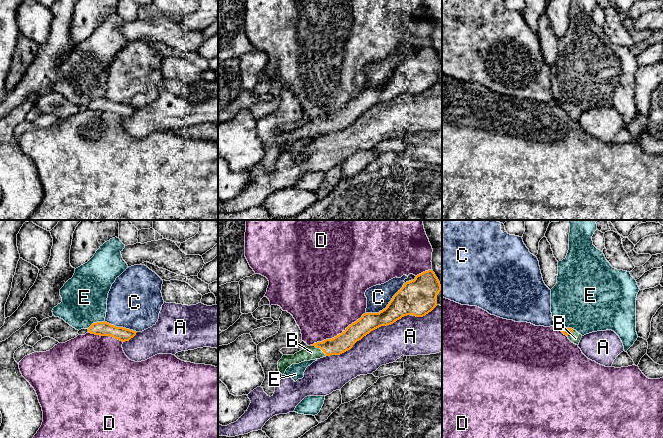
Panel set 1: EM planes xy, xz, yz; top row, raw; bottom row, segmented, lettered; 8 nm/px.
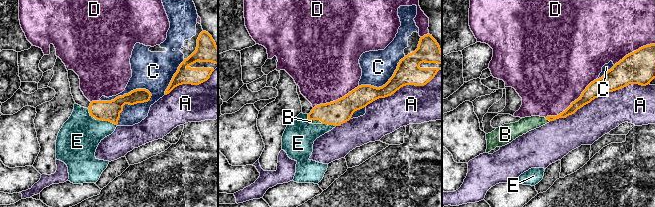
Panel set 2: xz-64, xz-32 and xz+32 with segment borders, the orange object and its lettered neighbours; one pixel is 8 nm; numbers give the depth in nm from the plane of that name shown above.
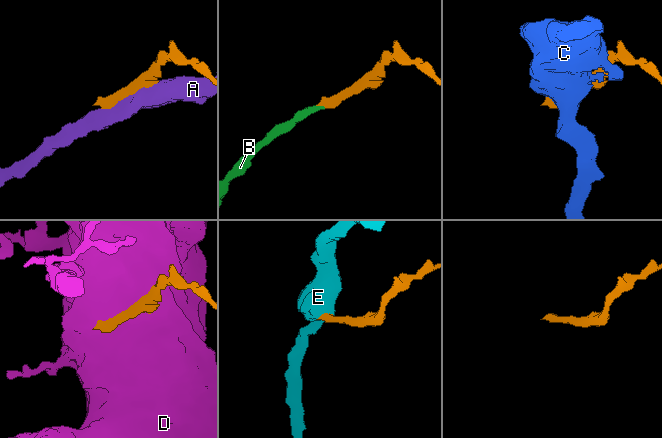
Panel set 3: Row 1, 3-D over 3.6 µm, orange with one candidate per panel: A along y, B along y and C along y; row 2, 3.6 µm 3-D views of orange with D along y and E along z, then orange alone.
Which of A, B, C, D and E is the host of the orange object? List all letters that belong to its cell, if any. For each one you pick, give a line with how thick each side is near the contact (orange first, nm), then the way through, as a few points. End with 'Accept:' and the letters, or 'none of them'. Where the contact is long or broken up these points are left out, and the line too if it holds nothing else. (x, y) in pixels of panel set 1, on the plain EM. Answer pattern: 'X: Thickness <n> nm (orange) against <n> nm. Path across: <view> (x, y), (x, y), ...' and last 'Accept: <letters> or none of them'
B: Thickness 150 nm (orange) against 110 nm. Path across: xz (343, 118), (336, 122), (318, 123), (311, 128)
Accept: B

